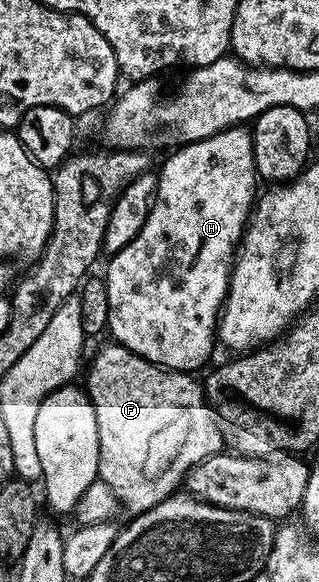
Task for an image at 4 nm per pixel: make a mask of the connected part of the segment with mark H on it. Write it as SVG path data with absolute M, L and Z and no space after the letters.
M233 127L223 129L218 135L207 137L201 141L190 141L181 144L179 148L164 161L164 166L158 169L156 183L157 198L152 202L152 210L148 212L146 223L142 231L129 245L122 247L122 251L111 254L108 265L108 329L113 333L115 344L125 345L131 353L146 359L150 363L159 365L161 369L170 369L177 373L188 373L200 369L208 361L212 348L218 345L218 326L220 315L224 308L224 300L228 297L228 284L232 278L232 264L236 261L236 254L240 242L244 240L244 230L252 215L254 202L258 196L258 174L254 163L254 147L252 135L247 128Z

